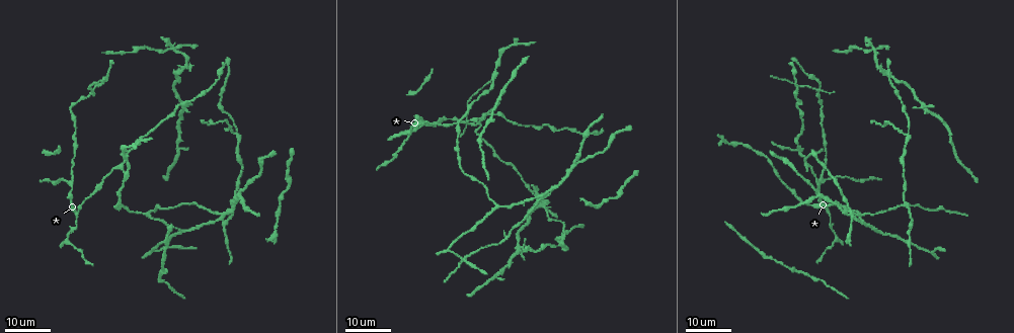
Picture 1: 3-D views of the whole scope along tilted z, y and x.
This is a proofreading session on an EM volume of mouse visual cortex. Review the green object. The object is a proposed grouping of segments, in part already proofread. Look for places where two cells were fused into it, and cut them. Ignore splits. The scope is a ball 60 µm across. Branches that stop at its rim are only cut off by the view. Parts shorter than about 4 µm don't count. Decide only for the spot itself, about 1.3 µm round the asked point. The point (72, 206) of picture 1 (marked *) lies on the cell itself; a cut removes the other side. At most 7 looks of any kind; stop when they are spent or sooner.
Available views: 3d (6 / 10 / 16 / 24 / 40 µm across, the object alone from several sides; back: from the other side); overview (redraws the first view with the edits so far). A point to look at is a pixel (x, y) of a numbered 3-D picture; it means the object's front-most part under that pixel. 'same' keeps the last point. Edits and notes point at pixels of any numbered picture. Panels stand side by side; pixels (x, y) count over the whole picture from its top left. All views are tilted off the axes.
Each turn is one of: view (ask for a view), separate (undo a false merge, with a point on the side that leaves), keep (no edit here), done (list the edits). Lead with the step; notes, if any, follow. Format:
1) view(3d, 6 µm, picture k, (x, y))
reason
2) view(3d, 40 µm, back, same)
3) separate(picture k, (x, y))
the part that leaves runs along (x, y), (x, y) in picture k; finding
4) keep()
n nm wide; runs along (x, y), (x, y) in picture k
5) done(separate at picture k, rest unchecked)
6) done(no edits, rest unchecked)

view(3d, 24 µm, picture 1, (479, 119))
branch point

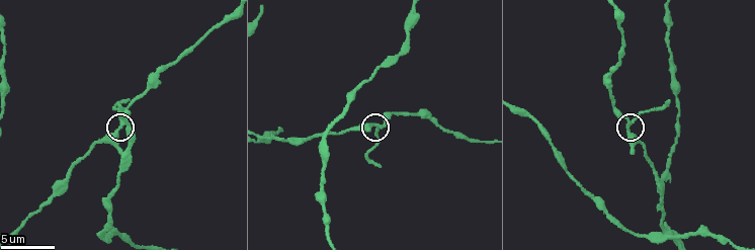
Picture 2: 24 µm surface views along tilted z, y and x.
view(3d, 10 µm, picture 2, (631, 119))
closer look

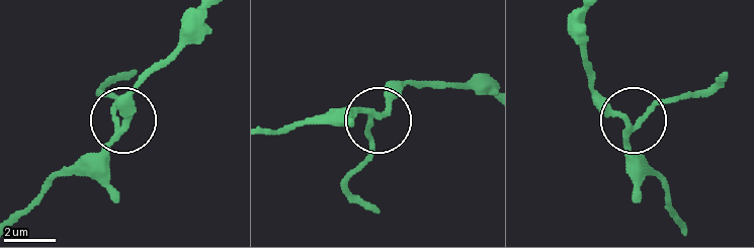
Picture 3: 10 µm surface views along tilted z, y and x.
keep()
3 arms; runs along (683, 228), (630, 138), (641, 118), (679, 94) in picture 3; continuous, no second cell

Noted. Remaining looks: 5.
view(3d, 16 µm, picture 1, (908, 134))
arms part here

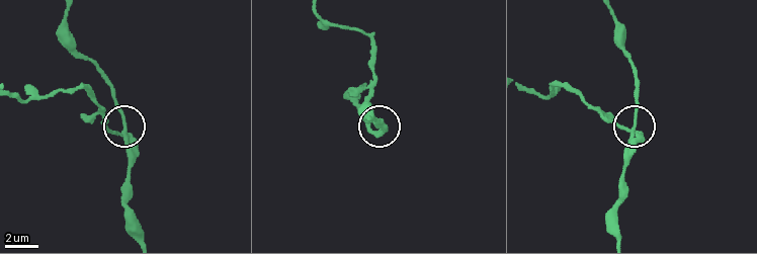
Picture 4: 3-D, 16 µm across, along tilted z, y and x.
view(3d, 10 µm, picture 4, (123, 130))

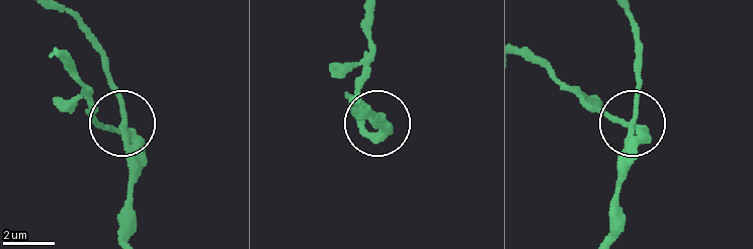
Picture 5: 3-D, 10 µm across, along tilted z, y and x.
keep()
runs along (133, 229), (124, 131), (91, 118), (73, 101) in picture 5; all the same cell

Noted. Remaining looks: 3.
view(3d, 24 µm, picture 1, (905, 106))

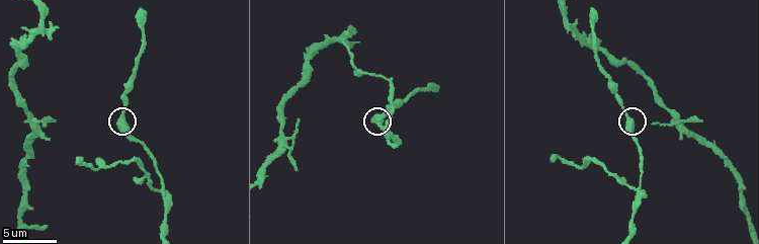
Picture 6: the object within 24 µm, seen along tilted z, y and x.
view(3d, 6 µm, picture 6, (120, 123))

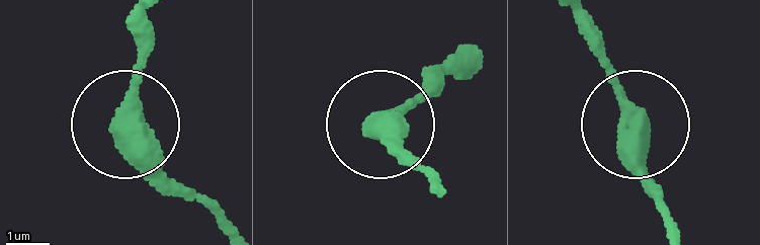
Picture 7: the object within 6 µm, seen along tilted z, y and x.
keep()
400 nm wide; runs along (229, 225), (163, 171), (125, 116), (146, 19) in picture 7; all the same cell

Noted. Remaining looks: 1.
done(no edits, rest unchecked)

